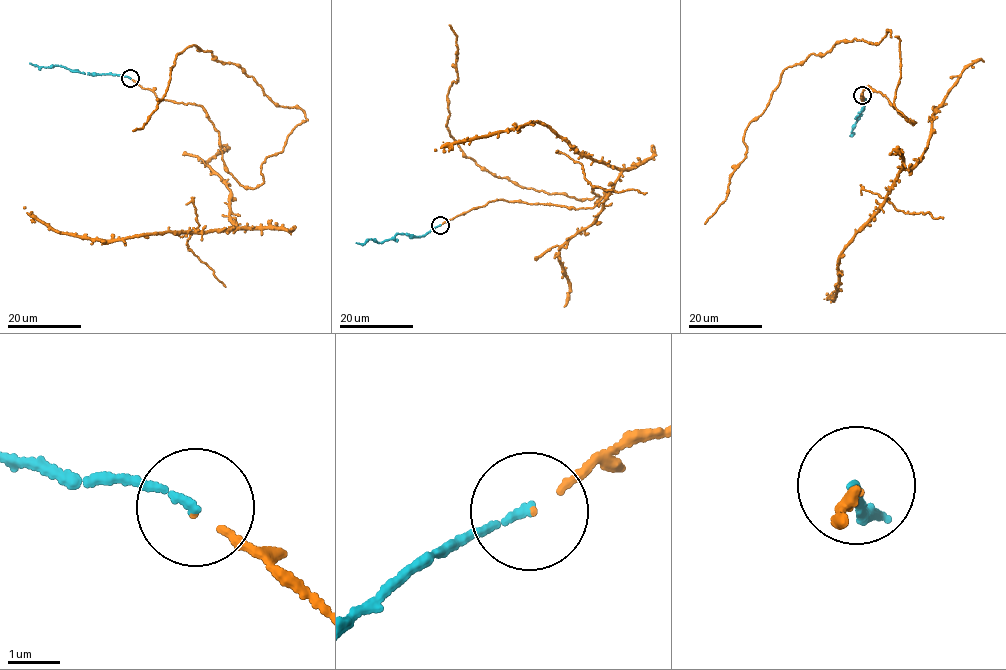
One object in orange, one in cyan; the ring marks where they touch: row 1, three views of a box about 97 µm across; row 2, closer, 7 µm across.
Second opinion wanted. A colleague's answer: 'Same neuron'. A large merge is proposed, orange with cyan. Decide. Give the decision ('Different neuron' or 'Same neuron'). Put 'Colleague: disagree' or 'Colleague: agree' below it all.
Same neuron
Colleague: agree

